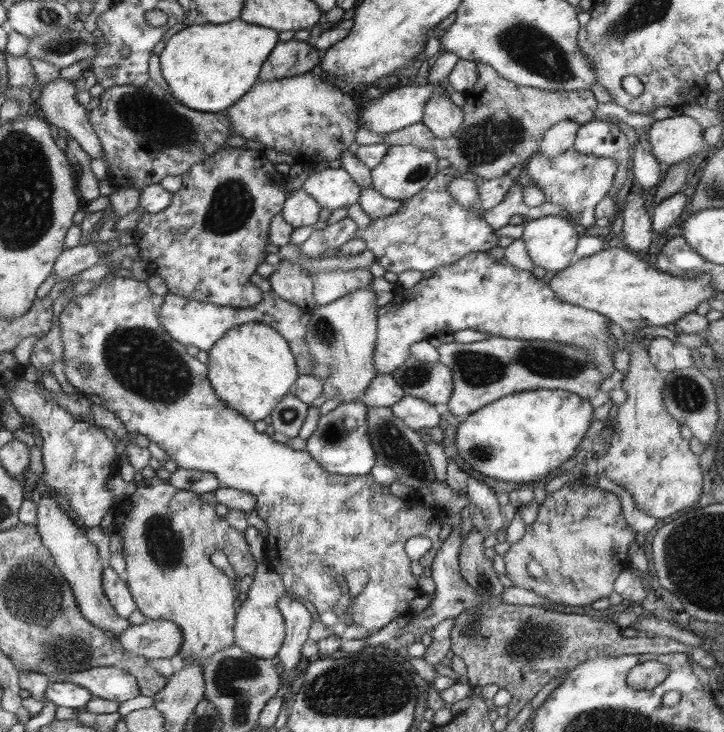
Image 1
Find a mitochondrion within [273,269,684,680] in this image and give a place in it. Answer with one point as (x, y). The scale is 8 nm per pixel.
(477, 369)

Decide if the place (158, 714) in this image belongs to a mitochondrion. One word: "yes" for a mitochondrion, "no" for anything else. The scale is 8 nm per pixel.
no

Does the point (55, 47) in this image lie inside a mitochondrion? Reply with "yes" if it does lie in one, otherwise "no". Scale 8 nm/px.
yes

